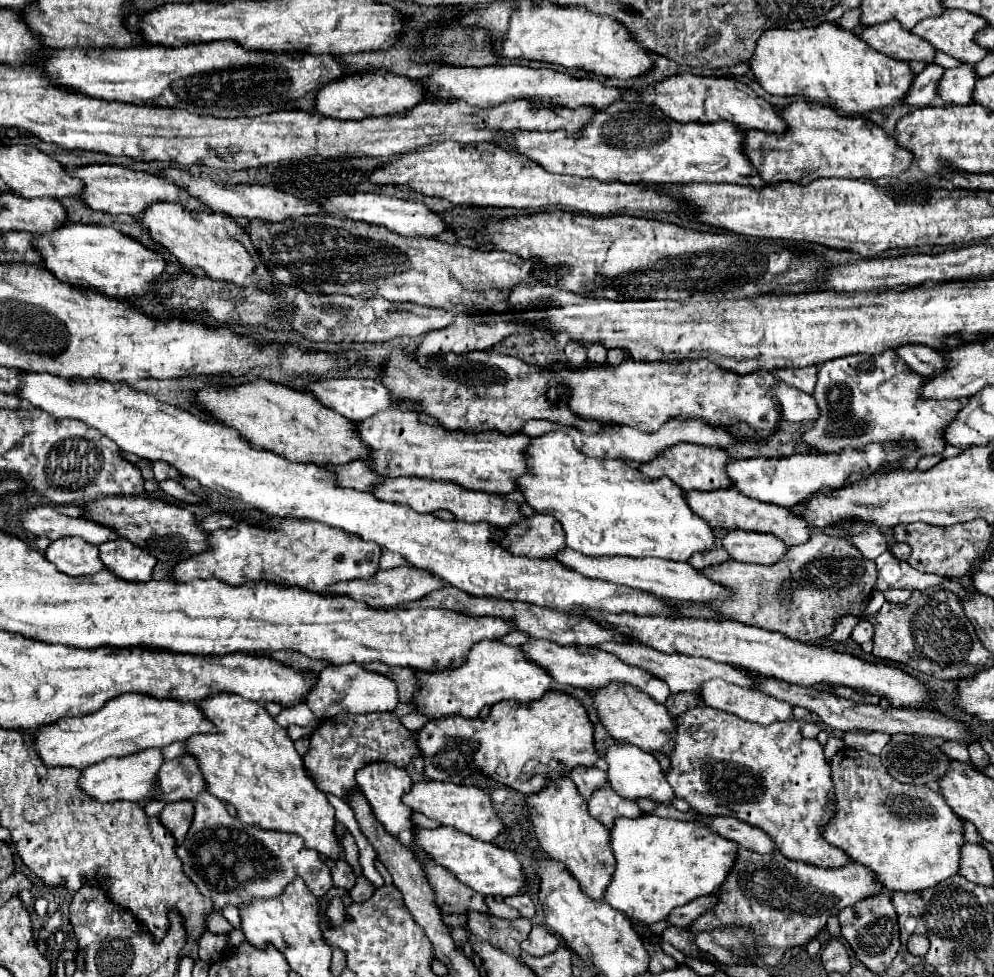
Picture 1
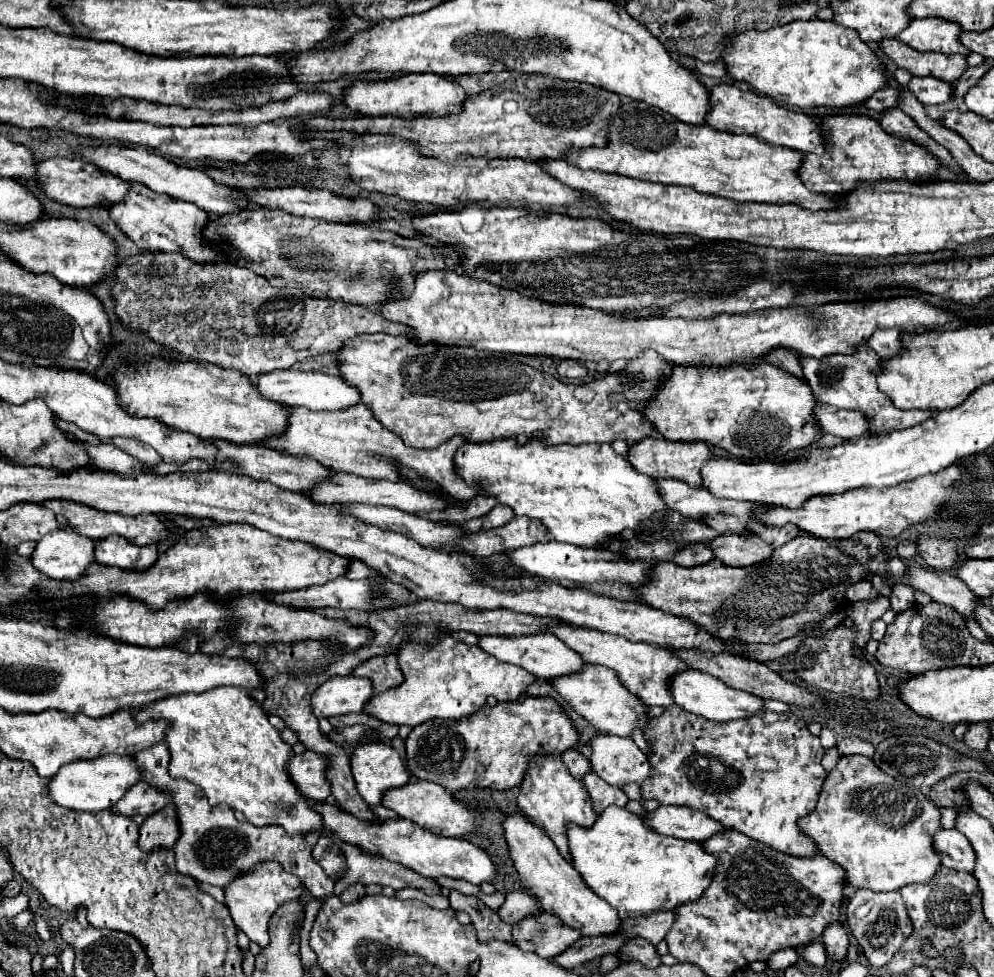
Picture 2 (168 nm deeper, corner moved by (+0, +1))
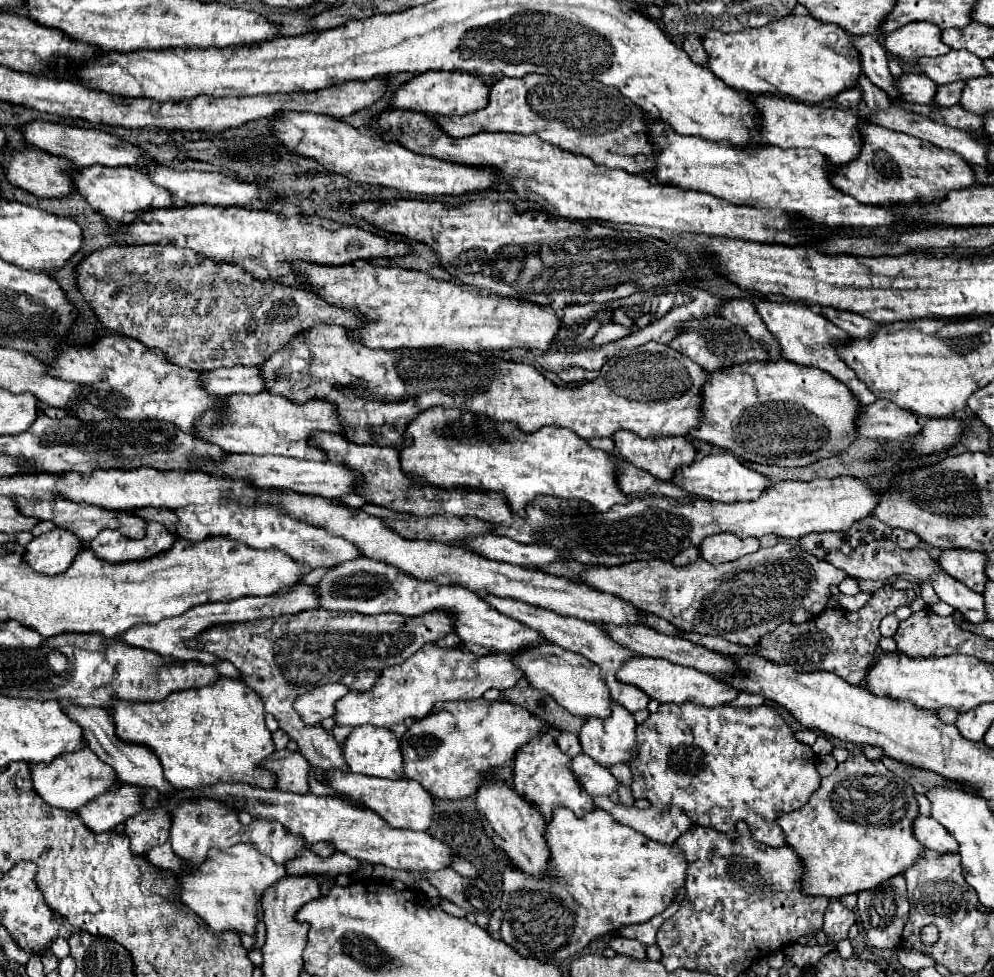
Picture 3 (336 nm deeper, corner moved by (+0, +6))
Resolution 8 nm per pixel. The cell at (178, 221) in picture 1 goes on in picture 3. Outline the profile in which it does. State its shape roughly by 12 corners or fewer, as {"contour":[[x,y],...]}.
{"contour":[[128,165],[78,167],[94,211],[132,223],[172,195]]}

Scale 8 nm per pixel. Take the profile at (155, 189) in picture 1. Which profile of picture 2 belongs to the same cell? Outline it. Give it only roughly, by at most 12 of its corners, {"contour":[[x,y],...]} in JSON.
{"contour":[[82,158],[38,164],[42,190],[72,208],[118,204],[130,182]]}

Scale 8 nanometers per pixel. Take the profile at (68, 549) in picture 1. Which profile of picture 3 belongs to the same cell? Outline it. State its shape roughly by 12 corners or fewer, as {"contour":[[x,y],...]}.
{"contour":[[52,529],[26,545],[24,561],[40,575],[70,567],[82,543]]}

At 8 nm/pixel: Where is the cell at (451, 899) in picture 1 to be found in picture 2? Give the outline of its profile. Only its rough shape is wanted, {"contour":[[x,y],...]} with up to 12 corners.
{"contour":[[330,836],[346,856],[346,872],[336,880],[340,896],[350,884],[418,888],[440,894],[434,878],[418,876],[378,856]]}

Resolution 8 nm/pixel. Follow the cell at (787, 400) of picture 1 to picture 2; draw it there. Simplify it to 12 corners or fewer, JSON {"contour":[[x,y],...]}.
{"contour":[[816,404],[820,430],[844,440],[870,434],[860,412]]}

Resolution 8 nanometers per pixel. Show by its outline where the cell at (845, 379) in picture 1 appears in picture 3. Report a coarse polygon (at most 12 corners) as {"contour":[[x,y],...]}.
{"contour":[[754,301],[782,359],[818,367],[864,405],[876,395],[842,363],[848,335],[802,301]]}

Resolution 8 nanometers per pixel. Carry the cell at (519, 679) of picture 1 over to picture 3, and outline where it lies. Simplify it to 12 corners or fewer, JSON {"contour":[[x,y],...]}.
{"contour":[[426,643],[368,691],[336,725],[390,727],[436,703],[510,689],[512,657]]}

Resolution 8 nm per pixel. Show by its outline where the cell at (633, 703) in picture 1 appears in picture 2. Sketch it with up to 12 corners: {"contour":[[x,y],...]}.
{"contour":[[586,664],[552,682],[598,732],[632,736],[648,708],[618,674]]}

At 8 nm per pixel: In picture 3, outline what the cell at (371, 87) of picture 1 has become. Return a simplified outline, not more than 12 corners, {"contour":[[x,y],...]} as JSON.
{"contour":[[426,71],[402,85],[392,107],[468,115],[488,85],[466,73]]}

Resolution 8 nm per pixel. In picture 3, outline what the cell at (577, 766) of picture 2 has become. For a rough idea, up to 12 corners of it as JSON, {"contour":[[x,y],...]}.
{"contour":[[560,731],[556,743],[568,757],[582,751],[578,737]]}

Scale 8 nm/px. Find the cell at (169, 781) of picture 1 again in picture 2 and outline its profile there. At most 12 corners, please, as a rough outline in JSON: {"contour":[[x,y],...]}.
{"contour":[[140,780],[118,800],[114,812],[150,816],[168,802],[170,792]]}

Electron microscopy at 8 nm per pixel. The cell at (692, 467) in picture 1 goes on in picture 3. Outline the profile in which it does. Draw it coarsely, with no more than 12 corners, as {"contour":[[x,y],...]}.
{"contour":[[686,437],[612,441],[628,463],[660,481],[696,459]]}

